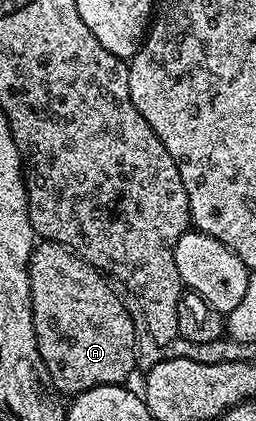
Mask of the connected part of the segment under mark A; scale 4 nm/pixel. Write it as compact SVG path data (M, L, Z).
M47 240L41 241L32 251L28 261L28 279L32 293L32 327L38 352L57 391L61 395L75 396L95 386L127 383L128 373L136 366L136 326L123 300L116 295L117 287L74 251Z

